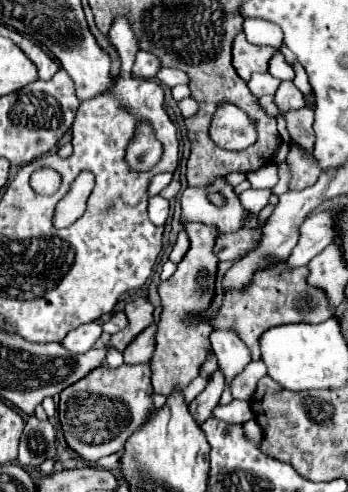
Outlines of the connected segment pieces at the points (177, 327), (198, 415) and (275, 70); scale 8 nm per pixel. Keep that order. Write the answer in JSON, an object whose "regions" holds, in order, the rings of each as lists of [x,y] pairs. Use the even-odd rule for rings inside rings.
{"regions":[[[[189,223],[185,225],[185,231],[191,239],[191,249],[179,263],[177,271],[159,285],[163,313],[157,327],[157,349],[151,359],[151,369],[153,369],[151,383],[153,383],[153,391],[165,397],[173,391],[173,385],[187,387],[199,375],[199,369],[211,351],[209,335],[213,327],[209,321],[201,321],[201,319],[215,297],[219,259],[213,253],[213,245],[219,233],[217,229],[201,223]]],[[[215,371],[215,373],[209,377],[207,389],[189,403],[189,413],[193,415],[193,419],[195,419],[199,425],[211,417],[211,411],[213,411],[215,405],[219,403],[219,397],[221,397],[223,389],[225,389],[225,379],[223,379],[221,371]]],[[[277,51],[273,55],[273,59],[269,61],[269,73],[277,79],[295,79],[295,71],[293,67],[285,61],[285,55],[281,51]]]]}

